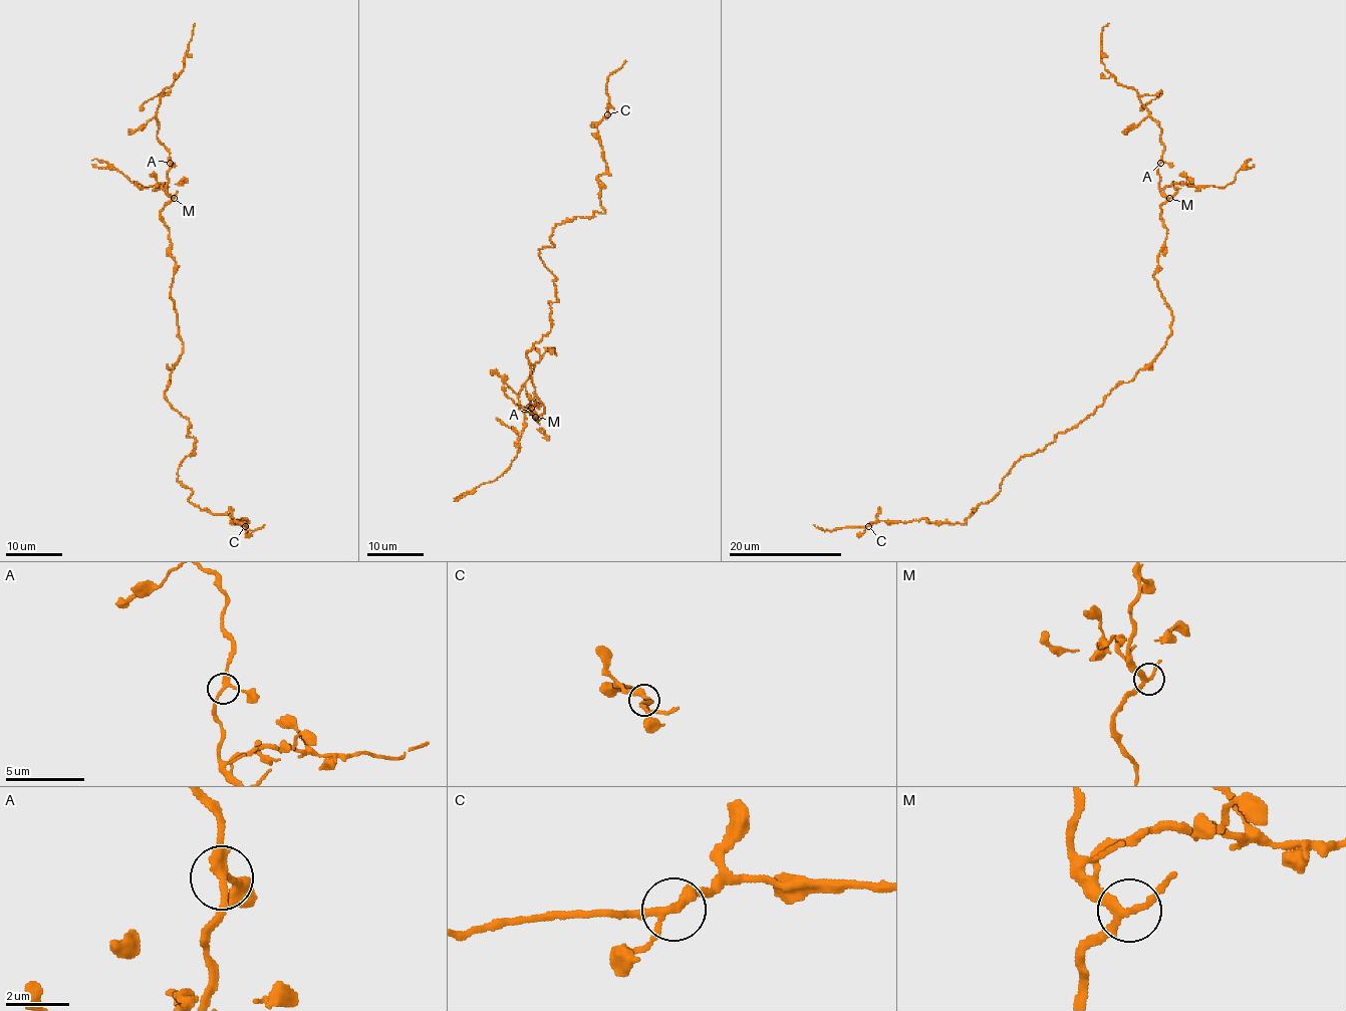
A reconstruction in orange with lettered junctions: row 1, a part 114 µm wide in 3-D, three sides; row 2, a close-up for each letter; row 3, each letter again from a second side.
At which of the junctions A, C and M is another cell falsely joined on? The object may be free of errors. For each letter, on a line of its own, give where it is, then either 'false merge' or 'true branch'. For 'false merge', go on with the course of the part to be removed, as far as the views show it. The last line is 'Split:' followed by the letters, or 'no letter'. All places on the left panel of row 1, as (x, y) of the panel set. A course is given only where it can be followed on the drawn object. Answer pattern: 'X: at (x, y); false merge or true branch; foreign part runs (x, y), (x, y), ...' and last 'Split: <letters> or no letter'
A: at (170, 163); true branch
C: at (245, 526); true branch
M: at (174, 198); true branch
Split: no letter

